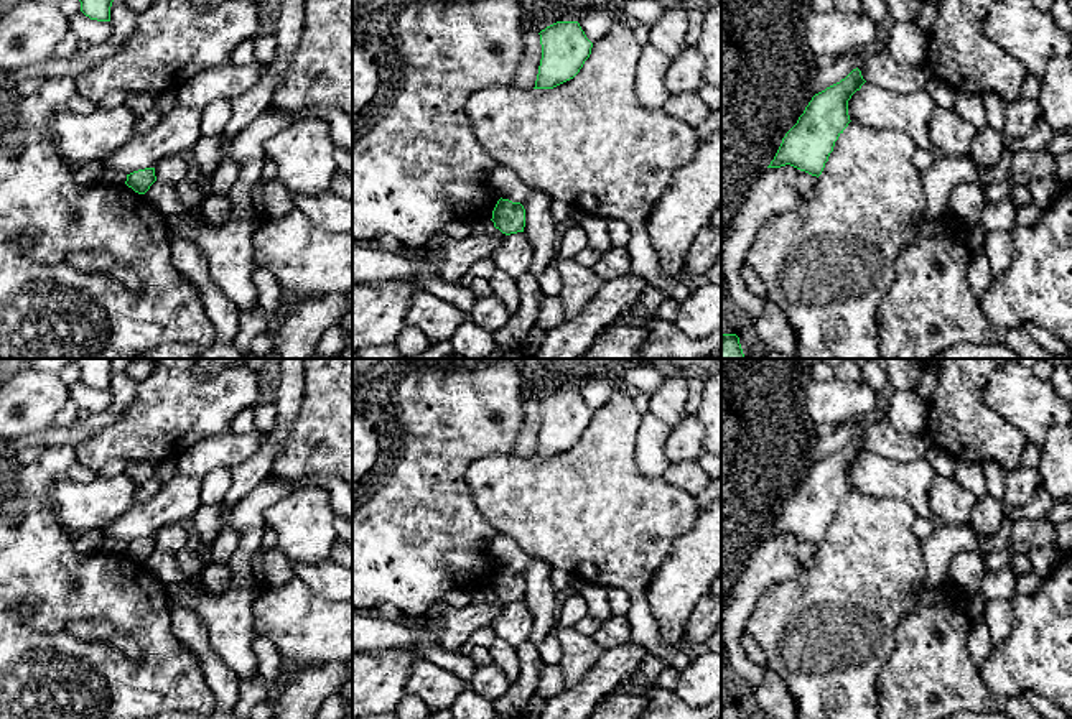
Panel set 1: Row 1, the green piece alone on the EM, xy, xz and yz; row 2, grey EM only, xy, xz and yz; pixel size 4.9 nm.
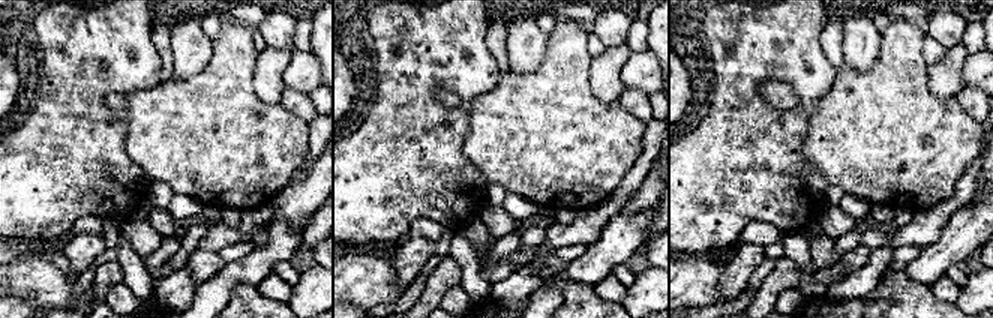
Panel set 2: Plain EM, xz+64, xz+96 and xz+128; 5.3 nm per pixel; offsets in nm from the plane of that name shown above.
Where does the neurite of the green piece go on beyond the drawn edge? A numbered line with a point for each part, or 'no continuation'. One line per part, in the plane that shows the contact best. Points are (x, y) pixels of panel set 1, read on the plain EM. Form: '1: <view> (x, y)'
no continuation

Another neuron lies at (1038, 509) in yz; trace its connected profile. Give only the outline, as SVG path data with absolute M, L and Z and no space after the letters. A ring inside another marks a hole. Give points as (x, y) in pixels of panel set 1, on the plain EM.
M1044 484L1036 489L1034 499L1024 505L1004 505L1004 517L1008 517L1013 523L1019 520L1047 520L1047 515L1052 508L1052 497L1046 490Z

